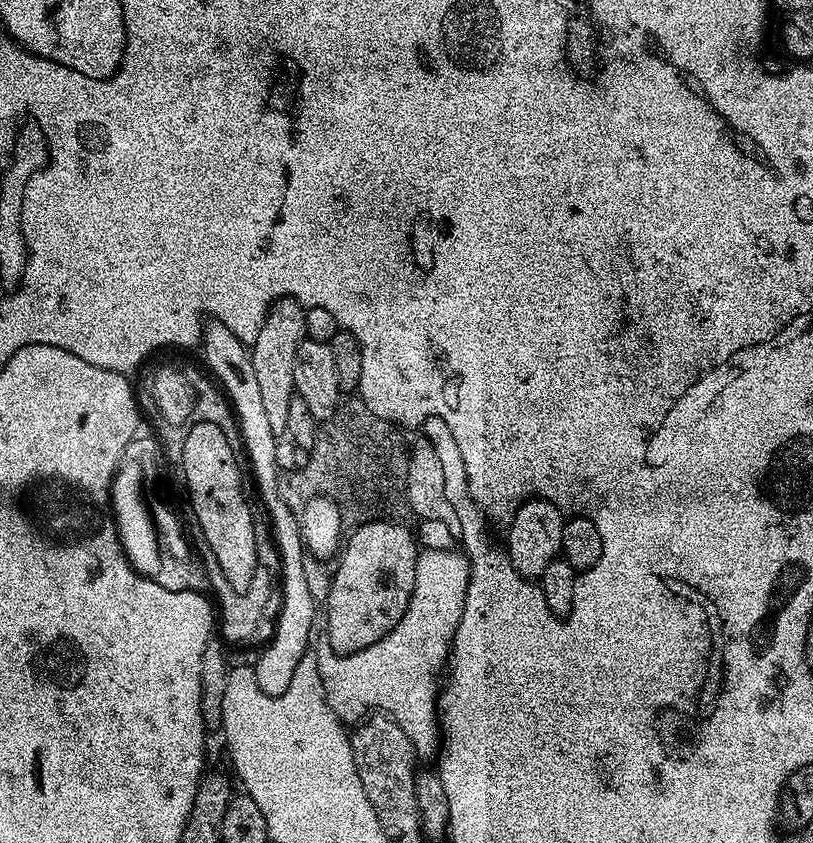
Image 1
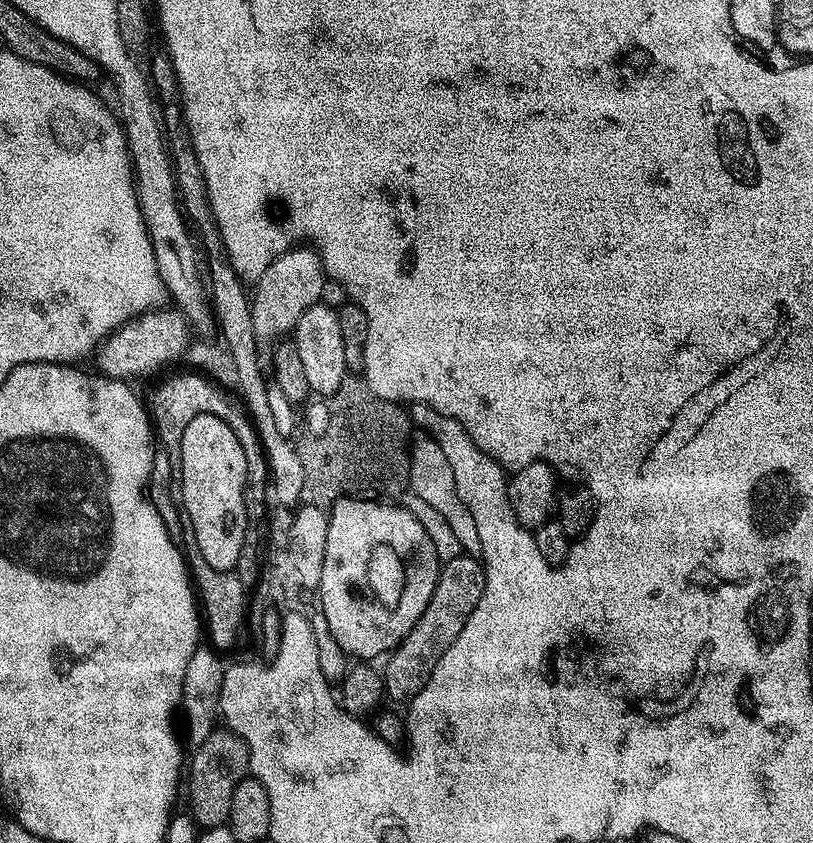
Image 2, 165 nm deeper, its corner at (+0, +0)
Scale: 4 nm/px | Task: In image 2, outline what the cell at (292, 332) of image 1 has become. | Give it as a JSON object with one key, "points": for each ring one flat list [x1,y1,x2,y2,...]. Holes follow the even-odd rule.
{"points":[[312,246,289,247,288,251,272,262,255,285,256,293,252,292,250,296,256,343,272,346,287,337,284,335,287,332,289,335,295,329,298,318,302,318,310,306,321,303,320,295,325,279,324,261]]}

